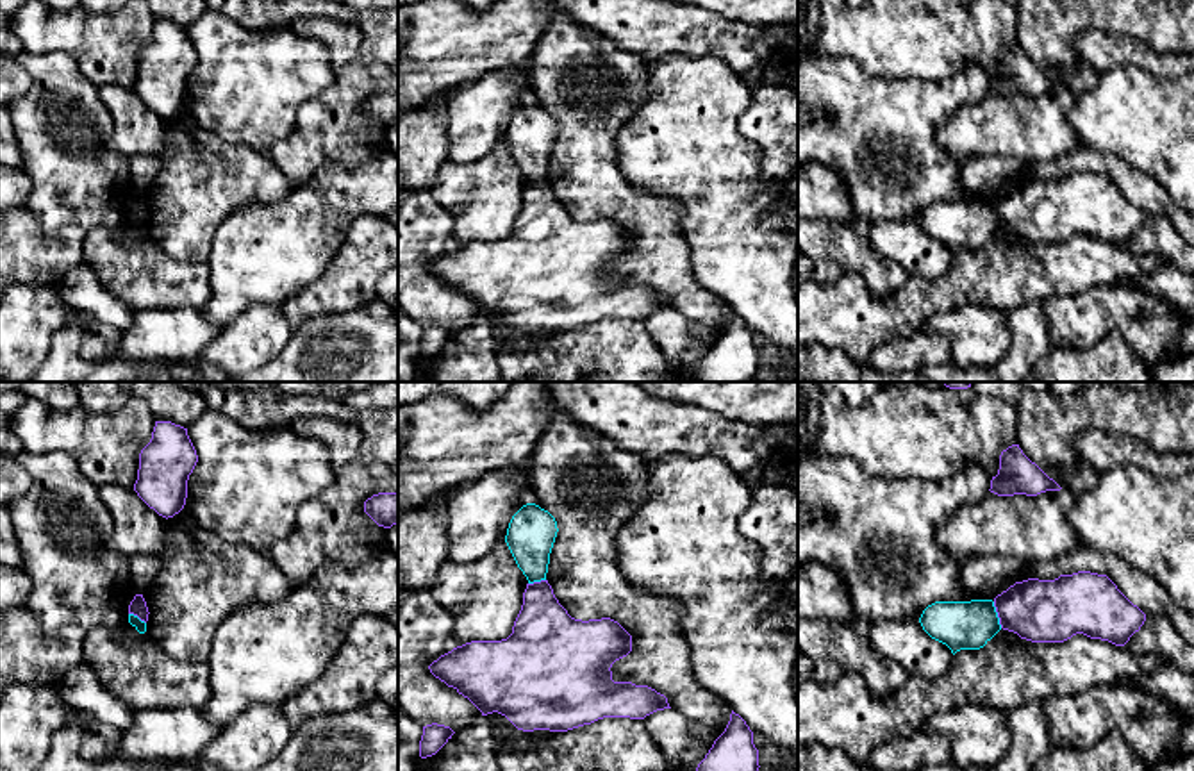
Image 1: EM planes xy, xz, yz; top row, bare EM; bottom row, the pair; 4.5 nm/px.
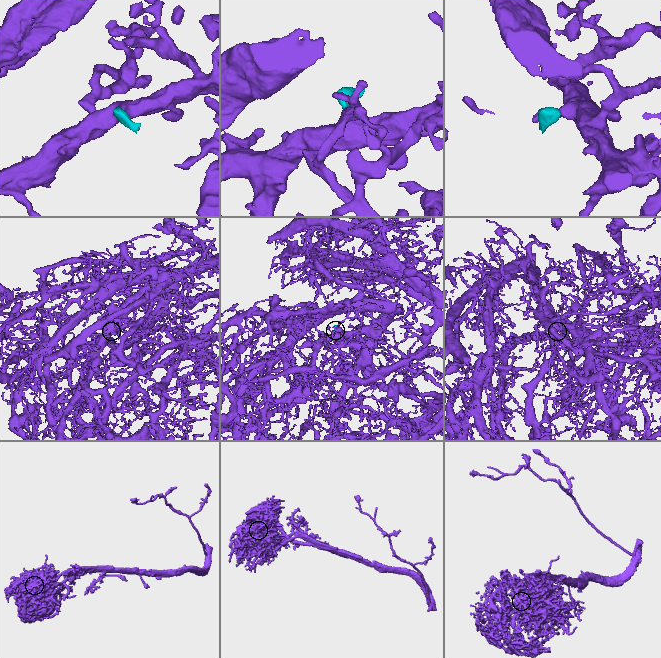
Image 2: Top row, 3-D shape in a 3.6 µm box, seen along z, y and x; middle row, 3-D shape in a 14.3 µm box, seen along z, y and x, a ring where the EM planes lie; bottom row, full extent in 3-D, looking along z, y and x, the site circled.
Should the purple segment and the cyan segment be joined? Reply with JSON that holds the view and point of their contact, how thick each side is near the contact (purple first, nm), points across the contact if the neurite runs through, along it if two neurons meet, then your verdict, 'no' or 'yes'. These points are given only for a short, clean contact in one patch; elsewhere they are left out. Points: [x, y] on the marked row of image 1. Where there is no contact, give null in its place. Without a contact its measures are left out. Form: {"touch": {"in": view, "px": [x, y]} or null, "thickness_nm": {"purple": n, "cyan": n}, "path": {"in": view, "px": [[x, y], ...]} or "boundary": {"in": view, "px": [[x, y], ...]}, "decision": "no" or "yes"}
{"touch": {"in": "yz", "px": [998, 614]}, "thickness_nm": {"purple": 280, "cyan": 220}, "boundary": {"in": "yz", "px": [[993, 602], [1002, 627]]}, "decision": "no"}

